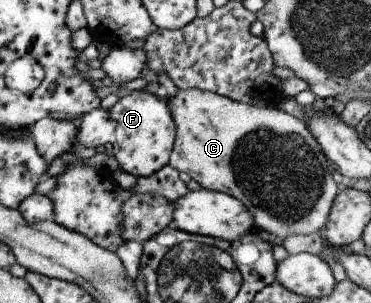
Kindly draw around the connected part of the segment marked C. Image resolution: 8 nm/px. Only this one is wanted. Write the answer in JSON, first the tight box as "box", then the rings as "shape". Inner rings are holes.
{"box":[166,89,339,238],"shape":[[[195,89],[184,91],[177,90],[174,97],[166,98],[171,113],[175,119],[175,144],[174,150],[171,153],[168,165],[176,172],[186,173],[190,179],[194,180],[203,189],[220,191],[226,193],[229,197],[234,197],[244,205],[244,209],[250,213],[252,217],[252,225],[256,231],[266,231],[275,237],[285,238],[292,235],[310,235],[311,233],[320,233],[326,225],[328,213],[334,203],[339,190],[337,184],[334,183],[331,177],[333,164],[327,160],[322,154],[320,145],[316,139],[308,132],[302,120],[298,120],[284,111],[279,111],[276,107],[270,108],[267,106],[257,107],[257,105],[249,105],[243,102],[227,99],[226,97],[218,96],[216,93],[208,93]]]}

